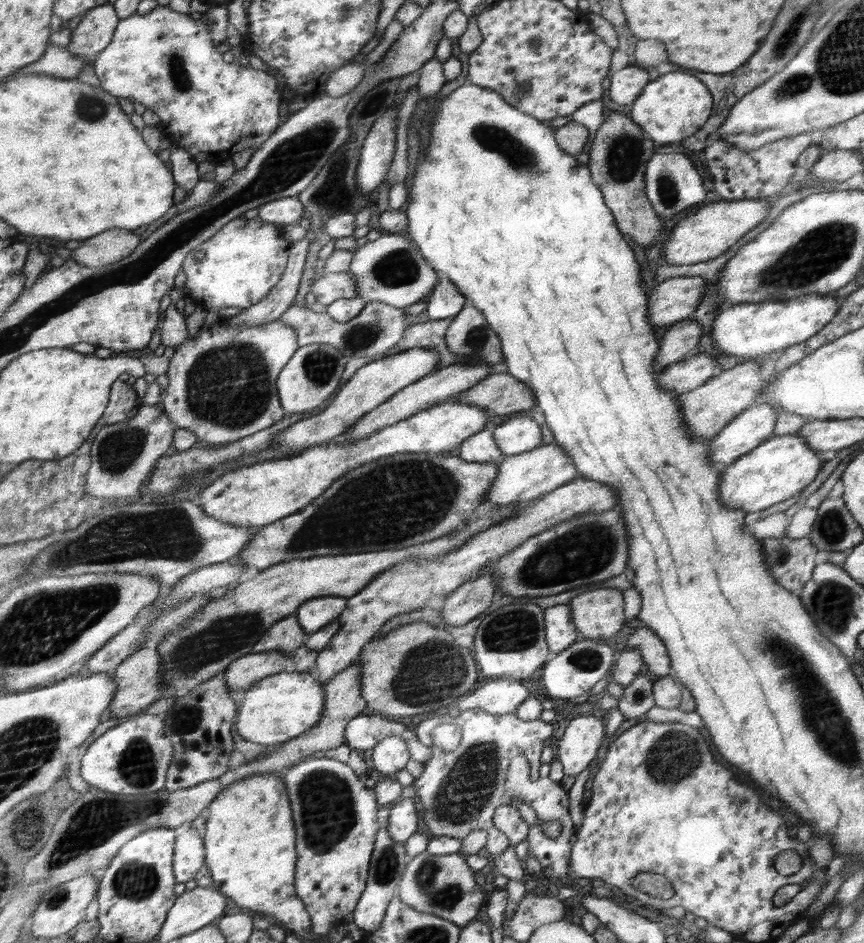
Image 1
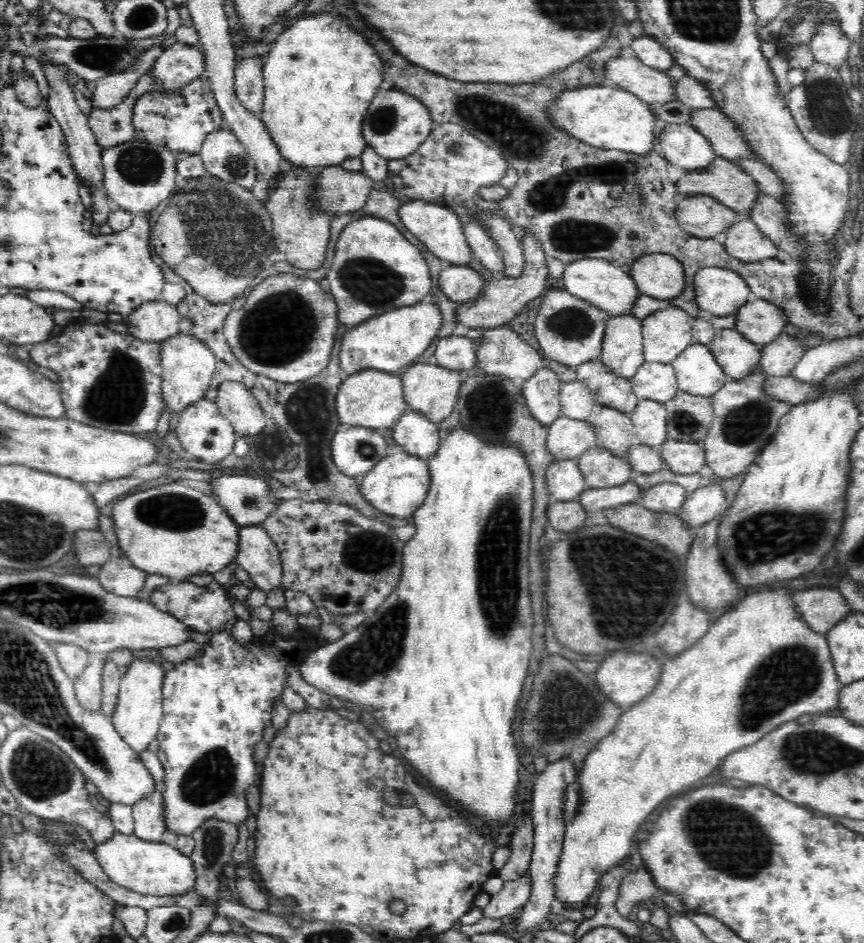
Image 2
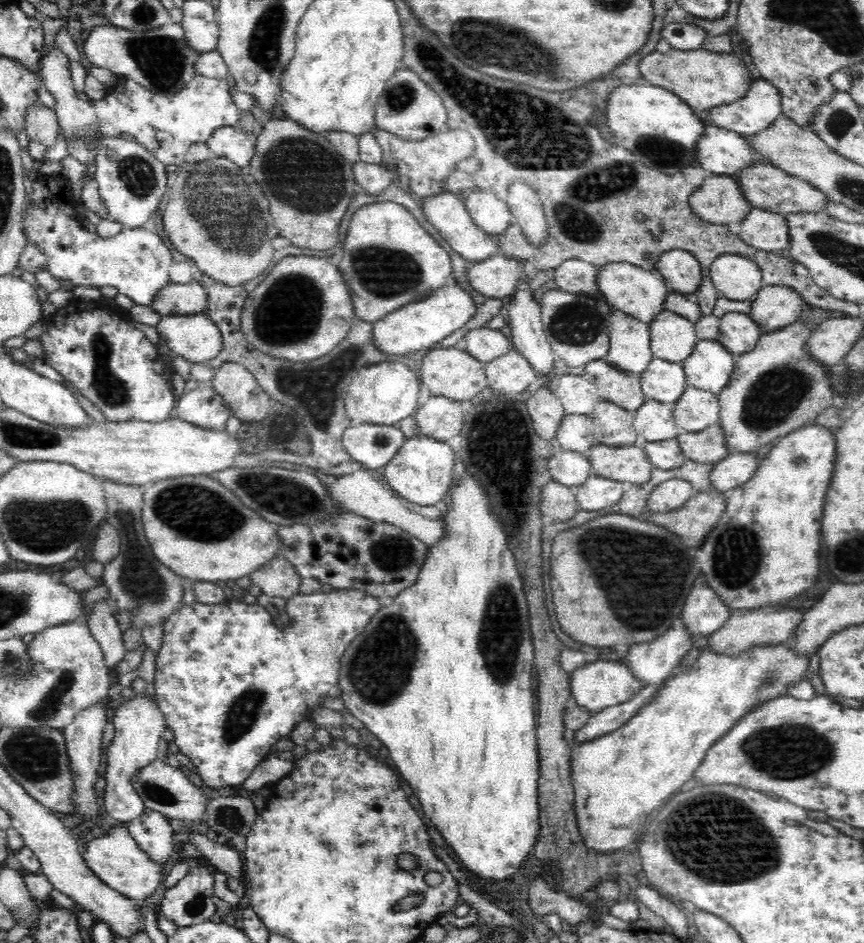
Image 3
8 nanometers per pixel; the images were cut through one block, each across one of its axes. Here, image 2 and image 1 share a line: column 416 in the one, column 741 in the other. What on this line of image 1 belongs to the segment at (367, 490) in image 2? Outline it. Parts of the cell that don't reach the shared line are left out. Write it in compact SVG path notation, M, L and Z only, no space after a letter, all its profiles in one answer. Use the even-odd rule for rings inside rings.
M796 433L770 438L722 470L723 478L719 482L720 504L754 513L801 494L822 468L818 454L808 448L808 444L800 440Z

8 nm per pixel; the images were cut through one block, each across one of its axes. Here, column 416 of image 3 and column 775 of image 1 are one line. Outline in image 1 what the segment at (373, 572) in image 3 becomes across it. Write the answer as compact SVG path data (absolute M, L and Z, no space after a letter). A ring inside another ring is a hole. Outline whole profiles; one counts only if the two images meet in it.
M809 537L766 538L760 539L764 546L767 568L771 570L775 580L790 592L800 594L802 589L814 575L814 558L816 548Z

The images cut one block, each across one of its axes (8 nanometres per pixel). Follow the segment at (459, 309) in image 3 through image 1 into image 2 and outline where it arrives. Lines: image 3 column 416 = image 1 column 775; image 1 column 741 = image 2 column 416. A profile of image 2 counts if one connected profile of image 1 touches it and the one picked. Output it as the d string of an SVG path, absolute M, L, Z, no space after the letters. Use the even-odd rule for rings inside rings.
M431 298L366 319L343 334L340 368L349 376L358 371L379 370L395 373L415 360L436 340L443 318L440 307Z

